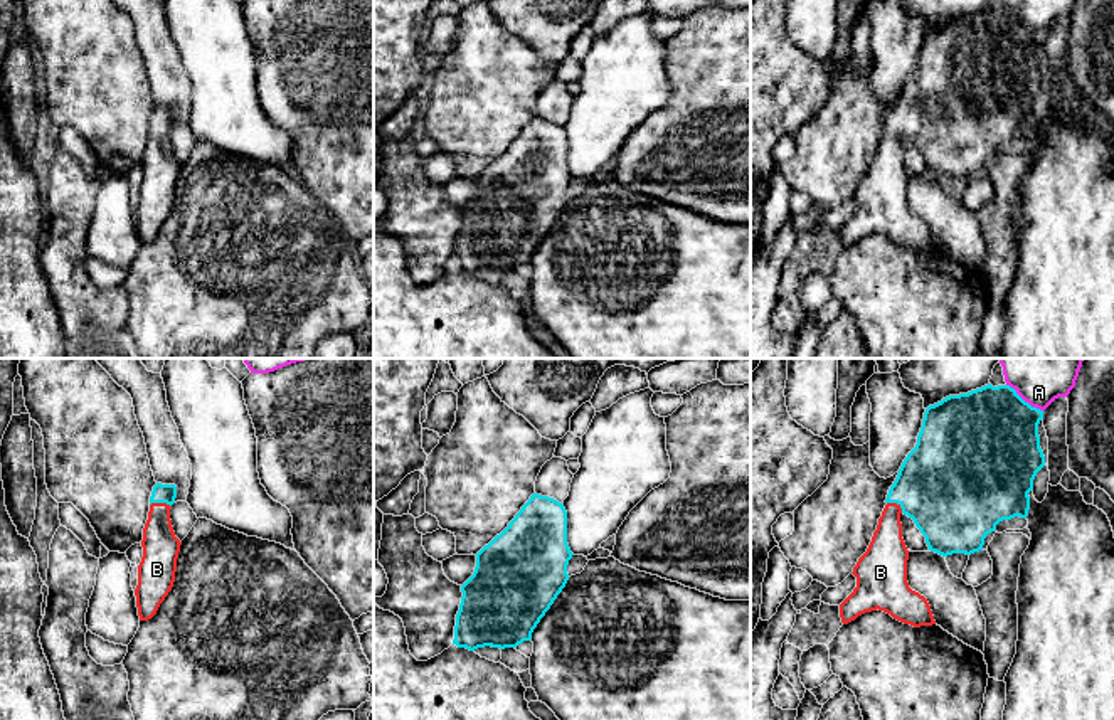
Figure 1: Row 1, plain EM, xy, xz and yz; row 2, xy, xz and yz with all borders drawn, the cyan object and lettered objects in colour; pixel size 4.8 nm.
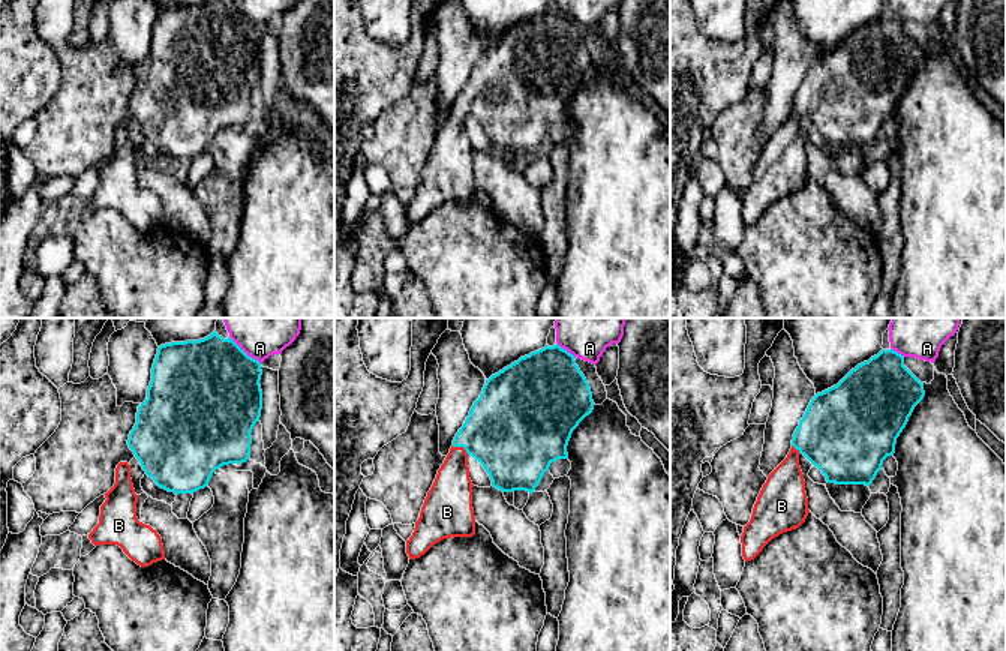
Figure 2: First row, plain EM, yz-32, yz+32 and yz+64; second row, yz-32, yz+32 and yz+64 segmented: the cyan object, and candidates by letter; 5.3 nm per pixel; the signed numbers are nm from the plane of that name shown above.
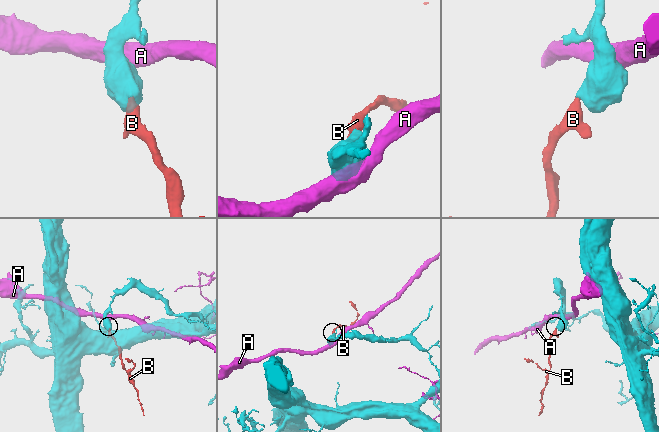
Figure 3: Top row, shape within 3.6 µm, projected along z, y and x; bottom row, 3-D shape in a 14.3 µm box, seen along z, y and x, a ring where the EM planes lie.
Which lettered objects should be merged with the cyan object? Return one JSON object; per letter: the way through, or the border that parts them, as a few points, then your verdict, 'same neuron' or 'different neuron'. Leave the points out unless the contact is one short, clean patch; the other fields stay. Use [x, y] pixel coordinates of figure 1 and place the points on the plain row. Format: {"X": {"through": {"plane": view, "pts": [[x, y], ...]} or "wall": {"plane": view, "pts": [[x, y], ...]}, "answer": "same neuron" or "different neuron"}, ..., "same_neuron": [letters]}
{"A": {"wall": {"plane": "yz", "pts": [[1007, 7], [1042, 34]]}, "answer": "different neuron"}, "B": {"through": {"plane": "xy", "pts": [[162, 116], [160, 125], [160, 170]]}, "answer": "same neuron"}, "same_neuron": ["B"]}

